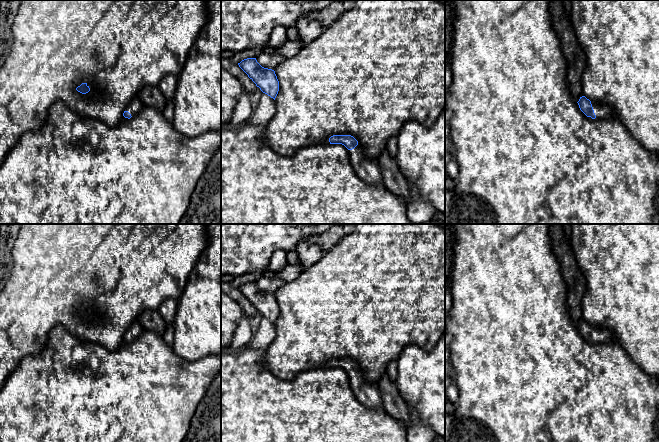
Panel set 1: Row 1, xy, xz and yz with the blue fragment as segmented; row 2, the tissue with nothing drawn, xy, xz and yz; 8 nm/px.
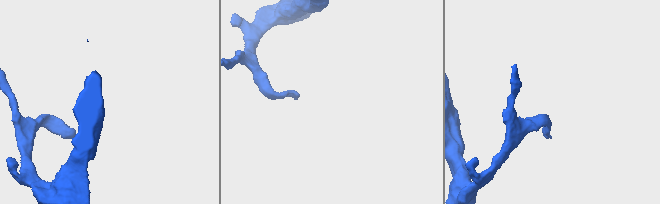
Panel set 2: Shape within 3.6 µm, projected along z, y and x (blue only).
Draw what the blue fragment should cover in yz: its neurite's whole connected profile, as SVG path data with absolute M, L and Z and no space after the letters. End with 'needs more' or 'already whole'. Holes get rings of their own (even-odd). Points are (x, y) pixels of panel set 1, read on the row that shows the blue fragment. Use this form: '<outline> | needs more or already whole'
M585 96L580 97L577 102L580 110L587 116L592 119L609 119L611 117L617 118L614 110L608 105L603 104L591 104L591 101L587 99Z | needs more

